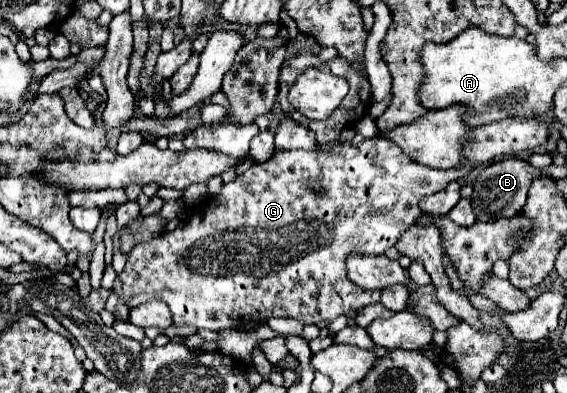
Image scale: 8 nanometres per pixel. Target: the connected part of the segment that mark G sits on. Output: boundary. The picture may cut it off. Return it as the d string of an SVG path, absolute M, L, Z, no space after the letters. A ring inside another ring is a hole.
M506 118L500 122L492 122L480 128L472 128L468 132L468 140L464 144L464 156L466 156L466 164L462 164L460 168L450 168L450 170L434 170L434 168L424 168L422 164L412 162L394 142L390 140L382 140L382 138L370 138L364 140L358 148L352 146L350 142L334 142L326 148L316 148L316 150L288 150L288 152L278 152L276 156L272 156L268 162L264 164L254 164L250 166L242 176L238 176L236 180L232 180L230 184L222 186L222 192L202 210L192 212L190 220L182 226L176 228L174 232L166 232L164 236L146 242L146 244L138 244L132 248L132 252L128 254L126 260L126 268L120 274L122 286L124 286L124 302L128 308L136 308L148 300L162 300L168 304L172 316L174 316L174 326L194 326L194 328L206 328L206 330L224 330L224 328L242 328L248 322L266 322L268 318L294 318L300 320L302 324L318 324L322 320L332 322L334 318L348 314L350 310L360 310L368 304L380 302L380 290L364 290L360 286L356 286L354 282L348 280L346 276L346 256L350 252L364 252L364 254L384 254L384 250L388 250L390 246L396 244L396 240L400 240L400 232L404 232L404 228L408 228L408 224L414 224L416 218L420 216L420 208L418 202L424 196L436 194L440 190L444 190L450 182L454 180L462 180L464 176L468 176L470 170L500 158L500 156L508 156L508 154L516 154L516 152L526 152L526 150L534 150L542 144L548 142L550 136L550 126L538 118ZM312 184L320 184L322 186L322 196L318 196L312 190Z

